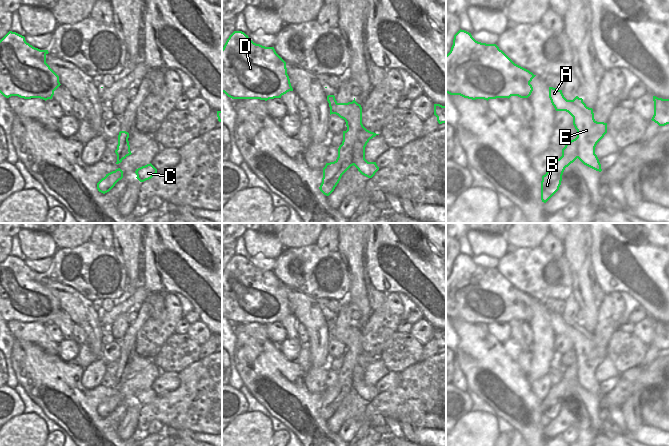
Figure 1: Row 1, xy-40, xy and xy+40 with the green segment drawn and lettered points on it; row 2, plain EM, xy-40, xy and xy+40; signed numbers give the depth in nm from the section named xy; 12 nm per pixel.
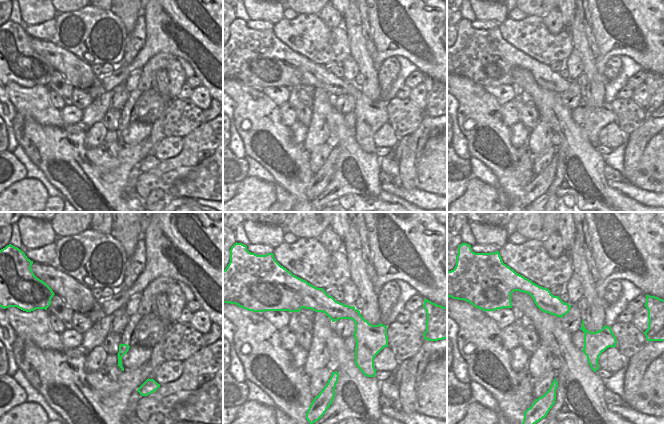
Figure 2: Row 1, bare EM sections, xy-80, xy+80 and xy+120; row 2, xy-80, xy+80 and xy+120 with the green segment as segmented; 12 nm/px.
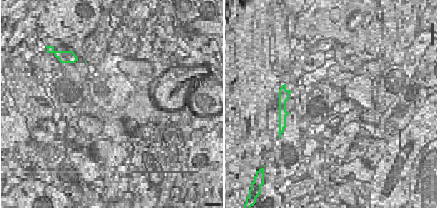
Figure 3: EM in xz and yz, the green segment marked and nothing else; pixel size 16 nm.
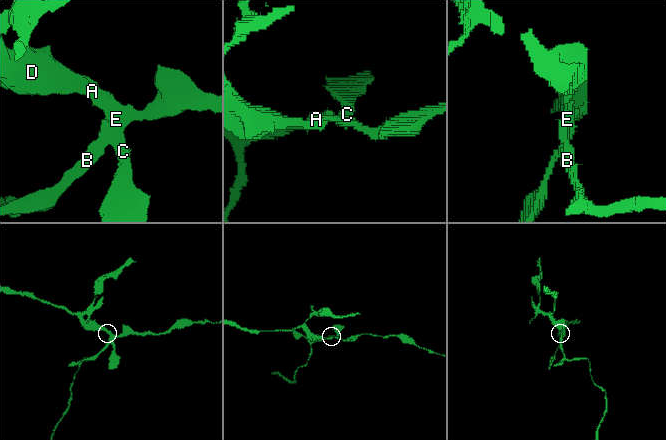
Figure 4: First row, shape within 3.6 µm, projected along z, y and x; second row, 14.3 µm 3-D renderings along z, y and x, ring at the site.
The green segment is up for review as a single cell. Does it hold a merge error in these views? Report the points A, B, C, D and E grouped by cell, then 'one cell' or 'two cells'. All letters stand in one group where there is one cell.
groups A C D E / B; two cells

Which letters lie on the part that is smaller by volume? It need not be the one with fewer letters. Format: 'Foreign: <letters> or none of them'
Foreign: B

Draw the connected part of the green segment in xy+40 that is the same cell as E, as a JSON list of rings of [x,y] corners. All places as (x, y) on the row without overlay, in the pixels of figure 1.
[[[549,311],[549,322],[556,335],[566,335],[573,341],[573,349],[578,356],[578,383],[584,389],[601,396],[595,371],[607,357],[607,347],[597,346],[593,333],[587,331],[578,320],[567,324],[562,314]]]

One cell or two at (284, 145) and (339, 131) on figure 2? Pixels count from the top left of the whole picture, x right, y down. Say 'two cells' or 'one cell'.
two cells

